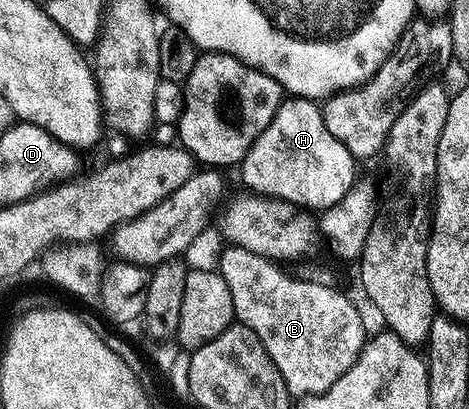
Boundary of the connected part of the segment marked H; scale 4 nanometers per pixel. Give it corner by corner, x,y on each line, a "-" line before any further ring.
290,96
278,105
272,124
248,148
240,171
247,191
263,194
265,198
283,198
293,206
321,212
344,200
356,180
354,166
356,160
348,148
328,132
321,105
308,98

